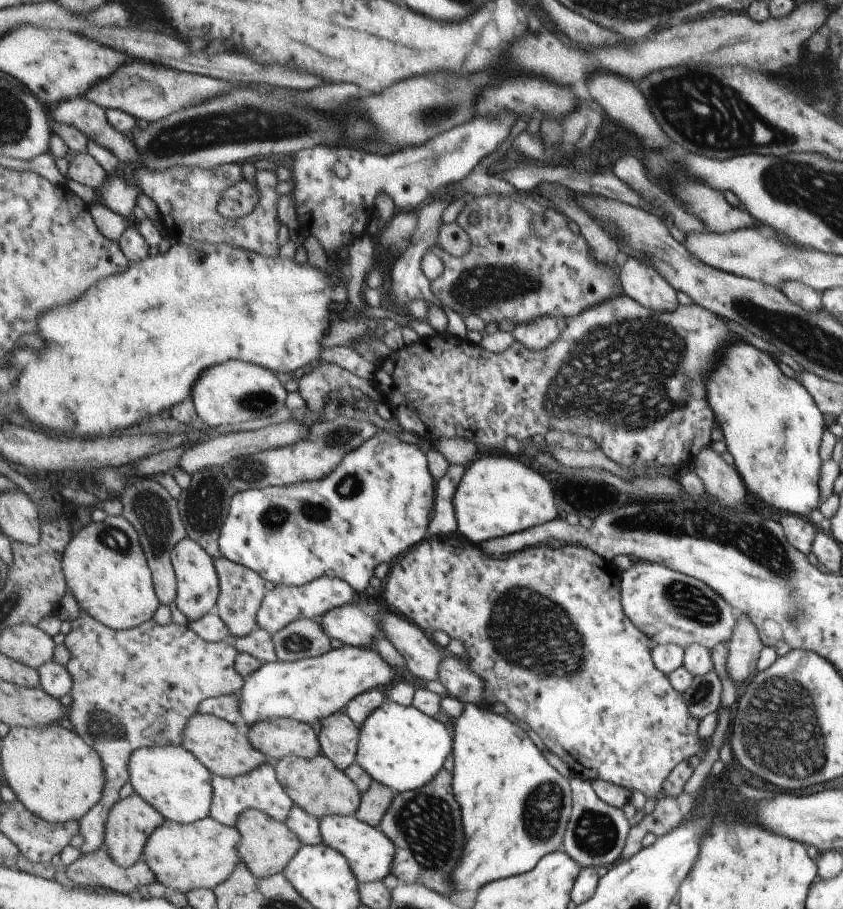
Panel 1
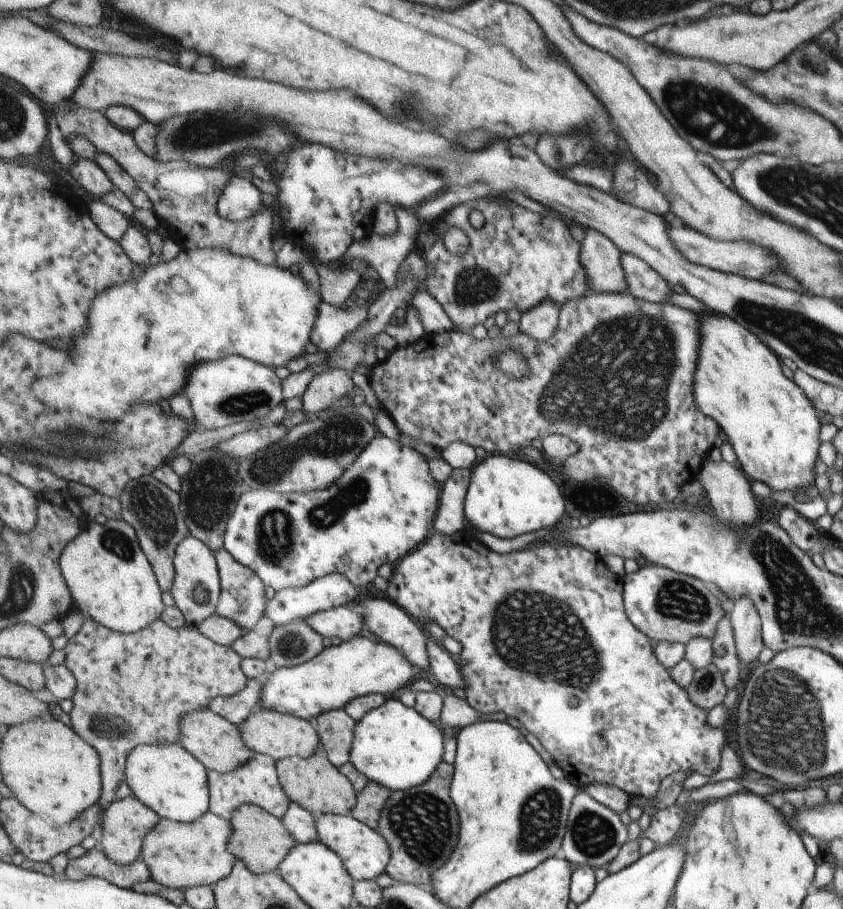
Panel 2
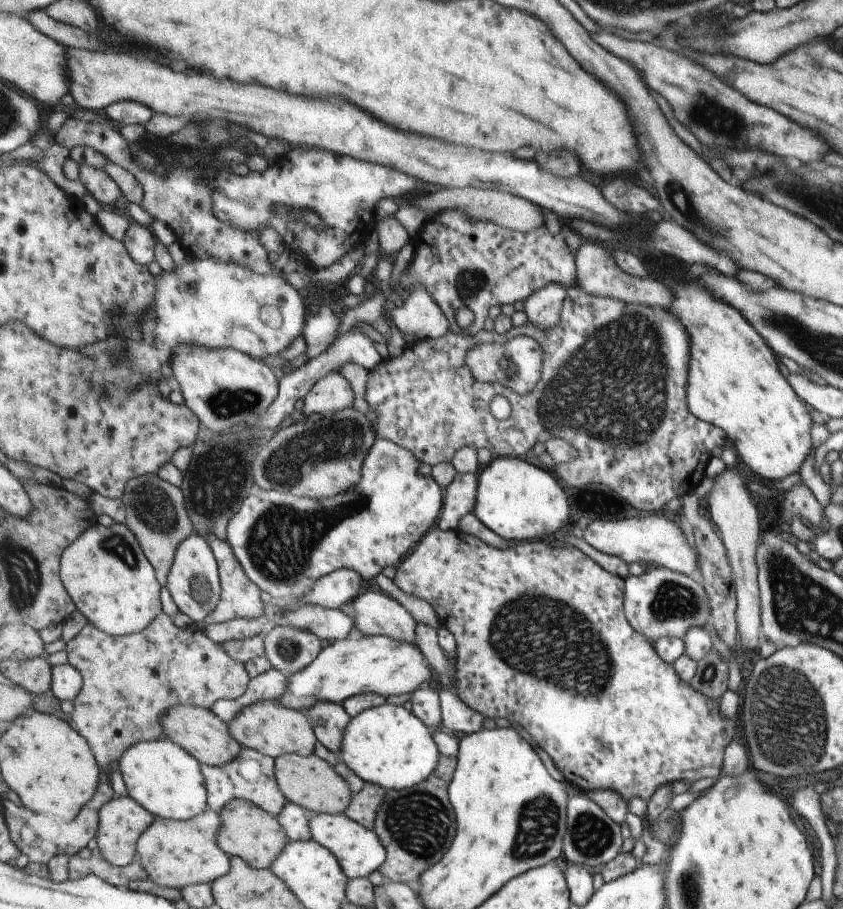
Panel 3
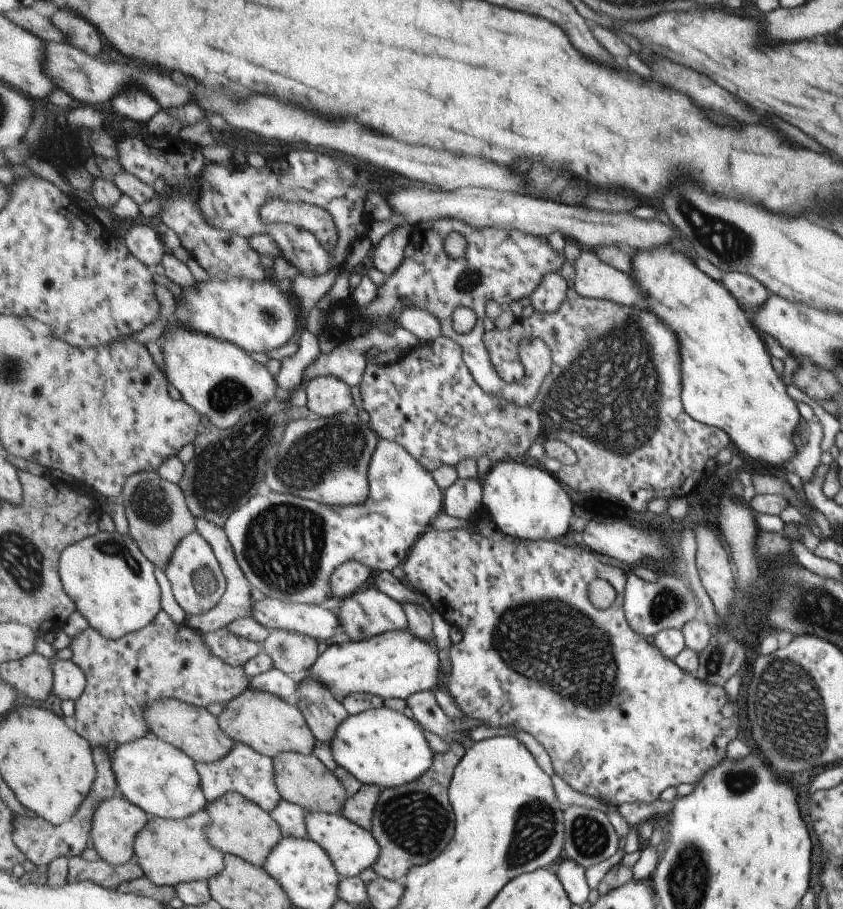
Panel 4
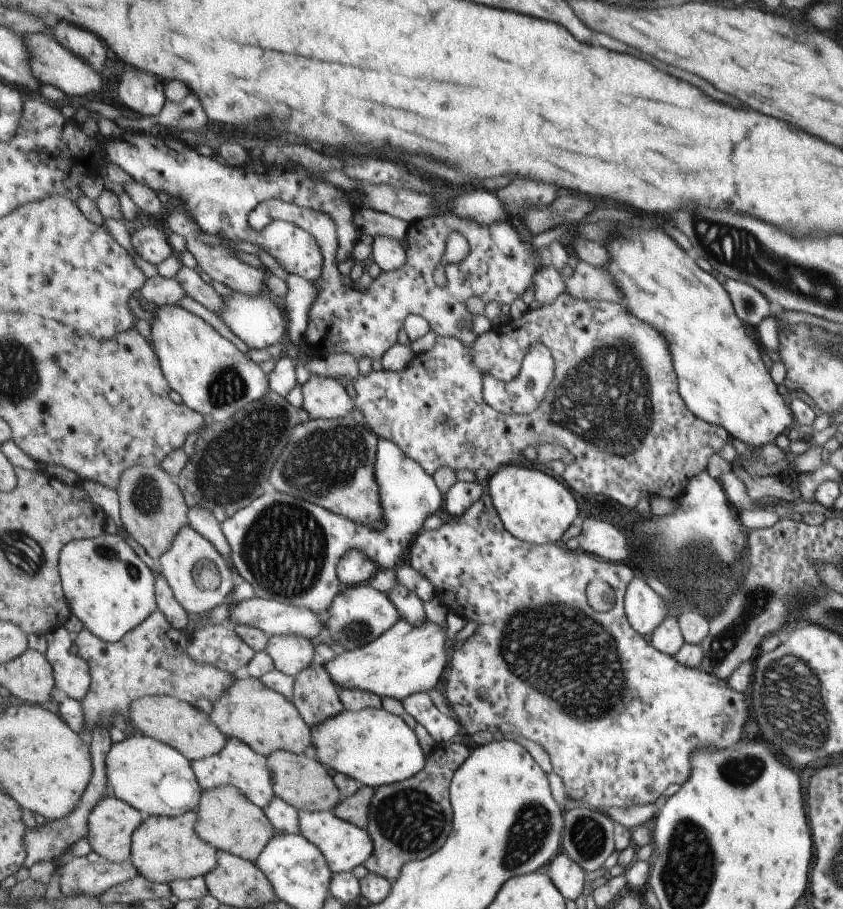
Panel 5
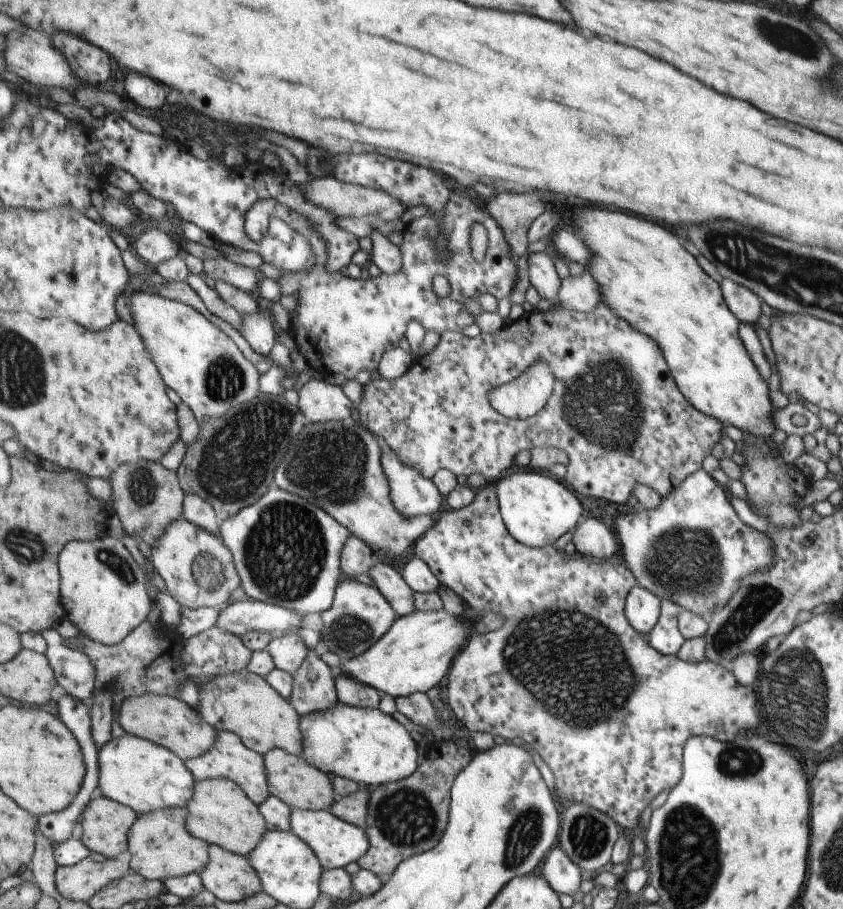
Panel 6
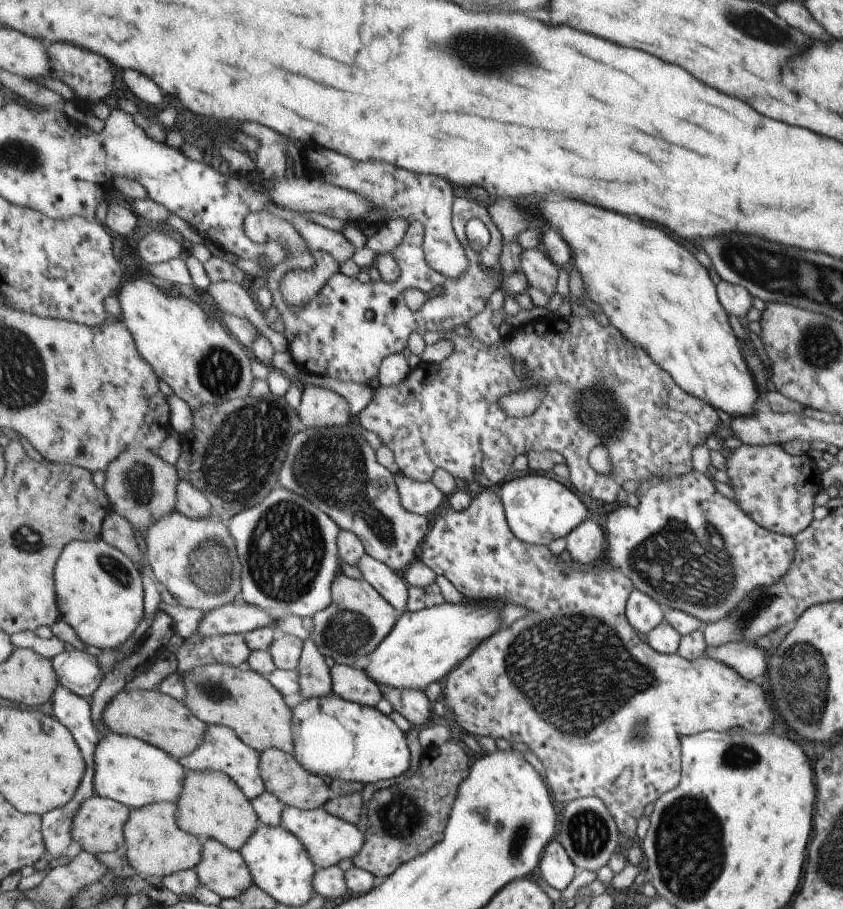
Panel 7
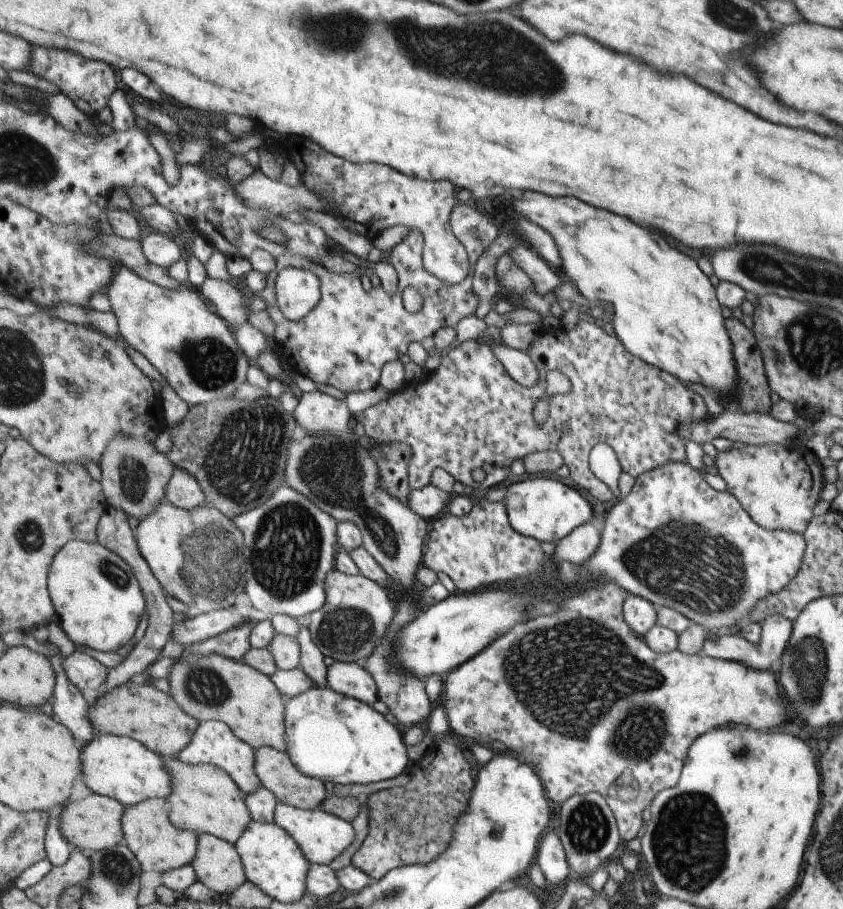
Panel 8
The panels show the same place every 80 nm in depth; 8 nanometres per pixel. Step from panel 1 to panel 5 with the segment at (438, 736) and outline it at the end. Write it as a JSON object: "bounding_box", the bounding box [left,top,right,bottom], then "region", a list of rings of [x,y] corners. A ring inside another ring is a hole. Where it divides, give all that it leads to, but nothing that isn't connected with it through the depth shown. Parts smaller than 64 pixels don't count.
{"bounding_box":[310,708,428,789],"region":[[[366,708],[357,712],[345,709],[340,715],[315,725],[311,731],[313,746],[310,754],[313,758],[328,769],[354,779],[360,786],[378,789],[407,780],[420,773],[428,762],[413,731],[412,721],[385,708]]]}

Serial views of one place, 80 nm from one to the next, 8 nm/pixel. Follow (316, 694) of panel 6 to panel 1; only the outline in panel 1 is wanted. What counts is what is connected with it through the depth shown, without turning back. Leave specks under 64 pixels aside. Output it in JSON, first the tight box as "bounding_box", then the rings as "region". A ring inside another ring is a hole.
{"bounding_box":[320,710,360,771],"region":[[[345,710],[321,720],[320,745],[324,753],[342,771],[356,762],[360,726]]]}

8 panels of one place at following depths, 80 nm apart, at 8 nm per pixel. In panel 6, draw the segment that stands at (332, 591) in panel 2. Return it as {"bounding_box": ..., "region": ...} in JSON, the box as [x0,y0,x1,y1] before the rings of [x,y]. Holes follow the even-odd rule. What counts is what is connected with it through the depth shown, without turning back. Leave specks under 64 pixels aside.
{"bounding_box":[341,535,379,579],"region":[[[355,535],[344,546],[341,557],[343,577],[353,579],[357,574],[368,574],[379,558],[376,557],[372,548]]]}

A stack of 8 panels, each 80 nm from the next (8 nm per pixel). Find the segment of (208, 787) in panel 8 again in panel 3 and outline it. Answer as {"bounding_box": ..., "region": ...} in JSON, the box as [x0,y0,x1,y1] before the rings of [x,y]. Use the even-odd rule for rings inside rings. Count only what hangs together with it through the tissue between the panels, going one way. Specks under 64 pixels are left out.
{"bounding_box":[216,799,289,869],"region":[[[245,799],[230,800],[219,813],[222,818],[220,831],[216,840],[220,847],[231,857],[241,857],[247,864],[256,869],[271,868],[276,856],[289,842],[288,833],[277,817],[264,808]]]}

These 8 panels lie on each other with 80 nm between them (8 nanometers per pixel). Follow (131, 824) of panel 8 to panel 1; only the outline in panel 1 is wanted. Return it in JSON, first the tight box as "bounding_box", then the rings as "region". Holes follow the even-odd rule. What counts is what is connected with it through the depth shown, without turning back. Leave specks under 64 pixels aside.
{"bounding_box":[142,816,241,892],"region":[[[214,816],[193,824],[181,824],[166,820],[149,837],[142,860],[152,865],[156,877],[169,888],[187,892],[193,889],[213,889],[227,880],[241,862],[238,844],[241,833],[237,827],[224,825]]]}

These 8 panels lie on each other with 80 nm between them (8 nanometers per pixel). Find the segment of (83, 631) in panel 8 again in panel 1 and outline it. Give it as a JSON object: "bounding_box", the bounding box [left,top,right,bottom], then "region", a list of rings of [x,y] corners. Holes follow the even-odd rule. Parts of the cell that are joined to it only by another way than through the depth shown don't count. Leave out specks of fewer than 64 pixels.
{"bounding_box":[63,515,162,631],"region":[[[123,515],[107,516],[104,521],[91,522],[78,531],[72,542],[65,549],[63,572],[68,581],[68,588],[82,606],[84,613],[96,617],[101,624],[118,631],[128,631],[153,620],[155,612],[162,604],[154,584],[152,568],[142,547],[139,533]]]}

